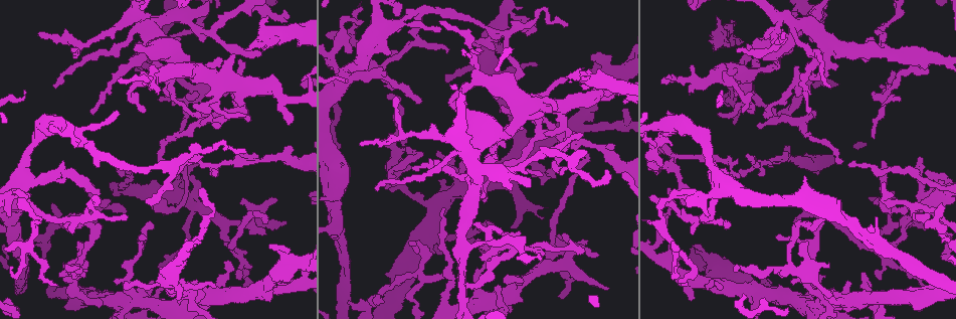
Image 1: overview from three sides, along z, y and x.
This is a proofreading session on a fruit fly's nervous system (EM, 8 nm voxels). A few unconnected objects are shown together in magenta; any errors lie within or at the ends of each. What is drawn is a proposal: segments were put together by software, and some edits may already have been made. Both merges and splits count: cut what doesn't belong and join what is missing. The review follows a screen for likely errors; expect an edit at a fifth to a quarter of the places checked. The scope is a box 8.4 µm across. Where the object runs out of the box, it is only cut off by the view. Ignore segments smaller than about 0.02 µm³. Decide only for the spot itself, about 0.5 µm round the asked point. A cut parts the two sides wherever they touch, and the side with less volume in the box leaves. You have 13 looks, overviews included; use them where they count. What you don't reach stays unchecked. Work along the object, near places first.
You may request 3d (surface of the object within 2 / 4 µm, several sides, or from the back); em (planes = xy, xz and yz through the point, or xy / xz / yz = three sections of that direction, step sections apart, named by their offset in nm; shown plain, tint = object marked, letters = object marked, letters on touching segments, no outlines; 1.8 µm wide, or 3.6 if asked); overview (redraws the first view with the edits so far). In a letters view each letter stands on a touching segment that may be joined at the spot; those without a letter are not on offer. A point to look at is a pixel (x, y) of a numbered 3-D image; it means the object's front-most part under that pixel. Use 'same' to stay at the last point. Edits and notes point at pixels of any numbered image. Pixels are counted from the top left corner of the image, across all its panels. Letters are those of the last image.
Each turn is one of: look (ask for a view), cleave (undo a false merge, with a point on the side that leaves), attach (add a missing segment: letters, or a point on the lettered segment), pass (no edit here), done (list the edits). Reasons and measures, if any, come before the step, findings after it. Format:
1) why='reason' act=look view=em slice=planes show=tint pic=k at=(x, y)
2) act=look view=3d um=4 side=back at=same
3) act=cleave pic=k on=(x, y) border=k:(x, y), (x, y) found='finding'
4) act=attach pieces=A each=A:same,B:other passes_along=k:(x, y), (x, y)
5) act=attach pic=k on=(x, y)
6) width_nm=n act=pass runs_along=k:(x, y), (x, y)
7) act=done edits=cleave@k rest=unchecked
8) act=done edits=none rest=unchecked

why='three arms meet' act=look view=3d um=2 pic=1 at=(582, 117)

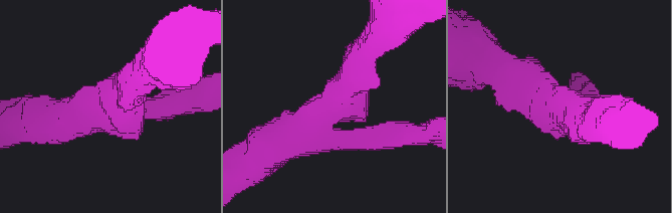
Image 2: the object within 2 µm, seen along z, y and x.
arms=3 arm_widths_nm=200,300,360 why='shape alone is not enough' act=look view=em slice=planes show=tint pic=2 at=(338, 104)

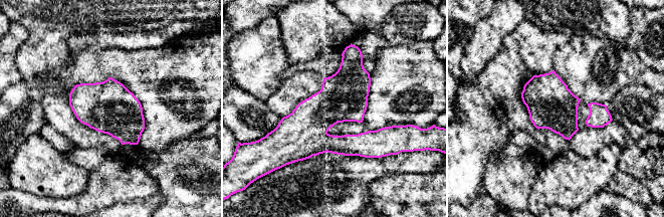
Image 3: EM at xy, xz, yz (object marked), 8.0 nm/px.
act=look view=em slice=planes show=letters at=same

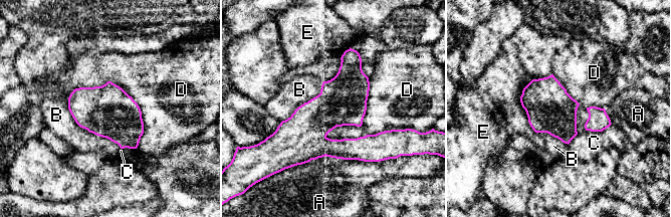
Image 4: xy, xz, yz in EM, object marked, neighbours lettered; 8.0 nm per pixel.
width_nm=380 longest_contact=A:700nm act=pass each=A:other,B:other,C:other,D:other,E:other found='all the same neuron'

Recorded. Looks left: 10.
why='a fork' act=look view=em slice=xy step=8 show=tint pic=1 at=(487, 65)

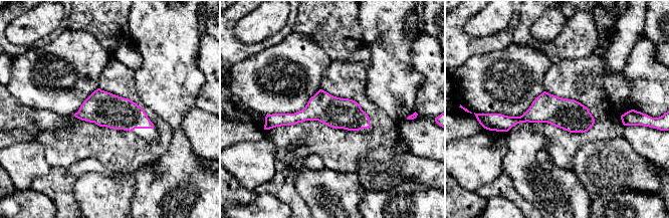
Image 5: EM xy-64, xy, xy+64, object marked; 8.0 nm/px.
act=look view=em slice=yz step=16 show=letters at=same

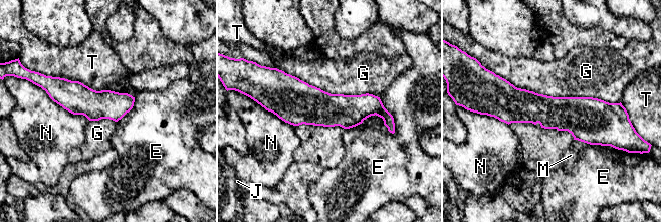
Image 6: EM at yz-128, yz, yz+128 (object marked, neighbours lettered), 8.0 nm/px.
width_nm=220 act=pass each=E:other,G:other,J:other,M:other,N:other,T:other runs_along=6:(269, 105), (376, 107), (389, 122) found='all the same neuron'

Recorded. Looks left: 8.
act=look view=em slice=xz step=16 show=letters pic=1 at=(30, 240)

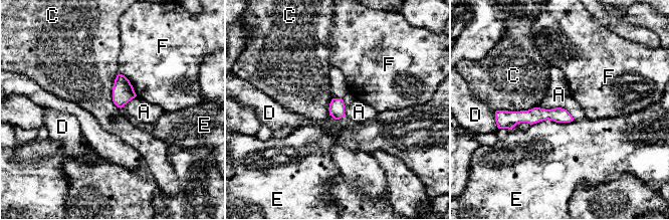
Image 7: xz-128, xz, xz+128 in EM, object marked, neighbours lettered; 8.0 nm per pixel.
width_nm=120 act=pass each=A:other,C:other,D:other,E:other,F:other border=7:(537, 106), (519, 111), (495, 112) found='all the same neuron'

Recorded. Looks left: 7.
act=look view=em slice=xz step=8 show=tint pic=1 at=(565, 24)

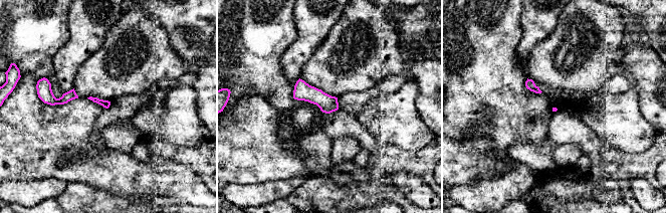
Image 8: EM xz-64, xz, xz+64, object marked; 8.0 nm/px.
act=look view=em slice=planes show=letters at=same

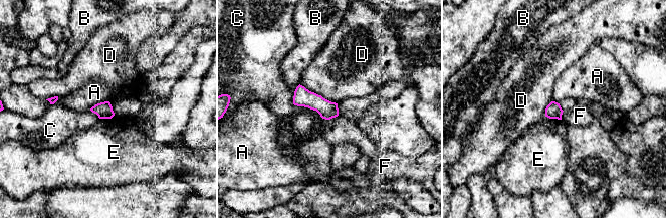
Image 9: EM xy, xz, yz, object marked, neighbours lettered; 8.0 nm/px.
act=pass each=A:other,B:other,C:other,D:other,E:other,F:other border=9:(338, 115), (329, 120) found='no lettered segment goes on from it'

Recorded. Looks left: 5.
why='branch point' act=look view=em slice=planes show=tint pic=1 at=(416, 273)

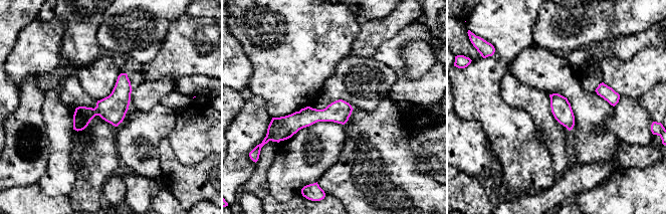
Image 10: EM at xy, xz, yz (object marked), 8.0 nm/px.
act=look view=em slice=planes show=letters at=same

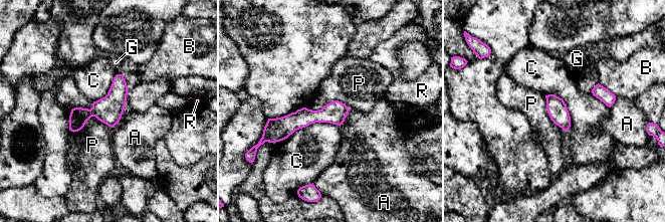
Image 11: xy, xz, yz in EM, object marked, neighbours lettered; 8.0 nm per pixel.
act=pass each=A:other,B:other,C:other,G:other,P:other,R:other border=11:(305, 107), (340, 100), (350, 109) found='one neuron here'

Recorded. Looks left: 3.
act=done edits=none rest=unchecked

